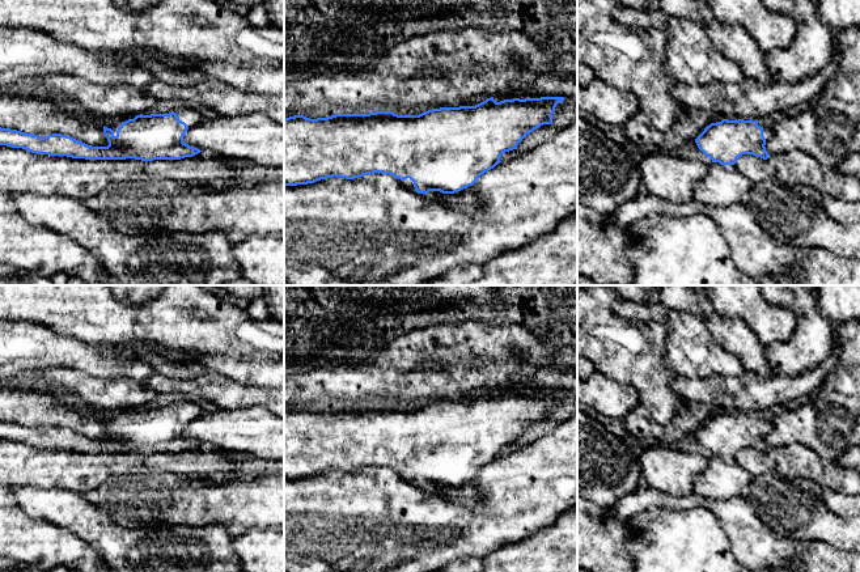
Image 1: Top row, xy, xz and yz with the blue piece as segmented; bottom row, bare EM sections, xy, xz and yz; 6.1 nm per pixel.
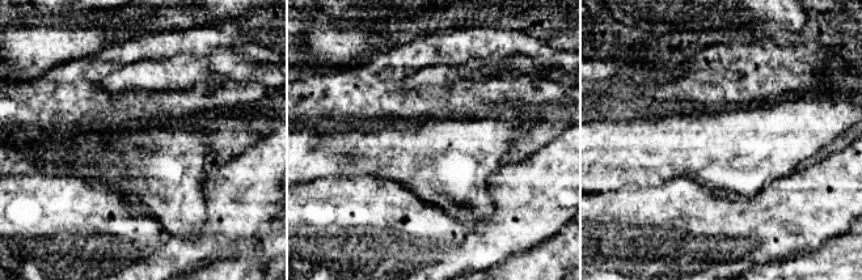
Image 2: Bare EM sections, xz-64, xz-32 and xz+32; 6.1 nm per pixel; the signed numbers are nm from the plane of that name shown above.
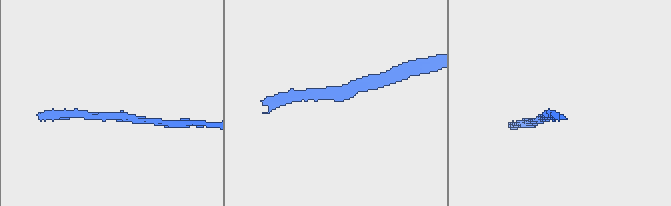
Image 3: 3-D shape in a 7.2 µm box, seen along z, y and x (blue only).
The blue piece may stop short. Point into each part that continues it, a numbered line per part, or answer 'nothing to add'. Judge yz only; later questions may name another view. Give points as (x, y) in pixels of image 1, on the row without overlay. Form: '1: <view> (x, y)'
1: yz (767, 422)

